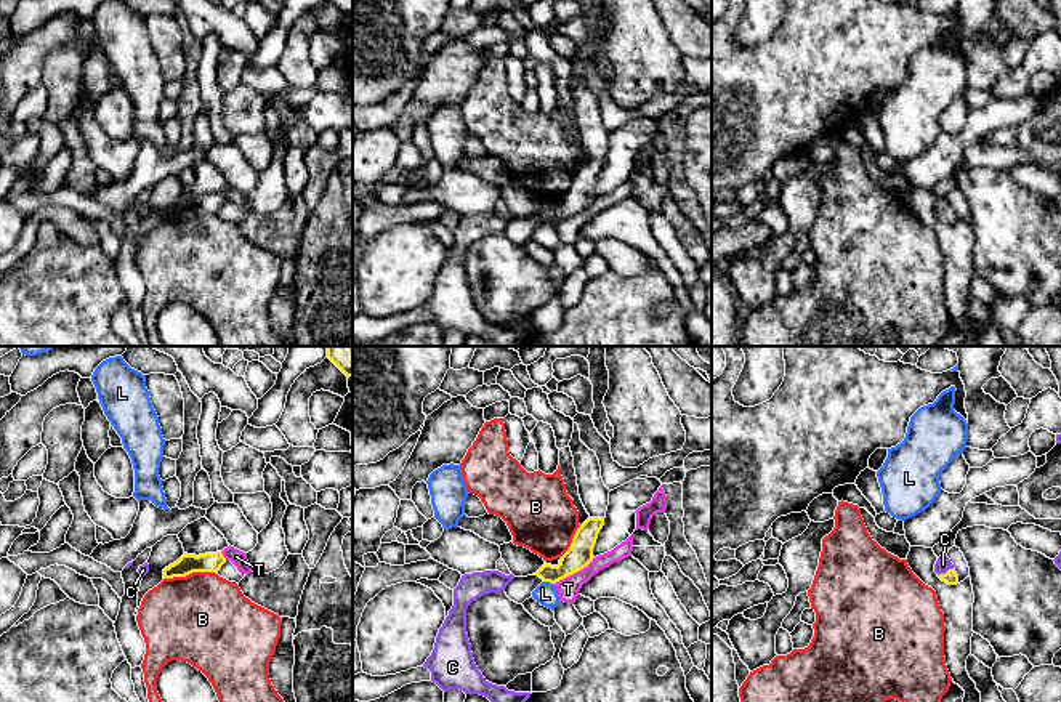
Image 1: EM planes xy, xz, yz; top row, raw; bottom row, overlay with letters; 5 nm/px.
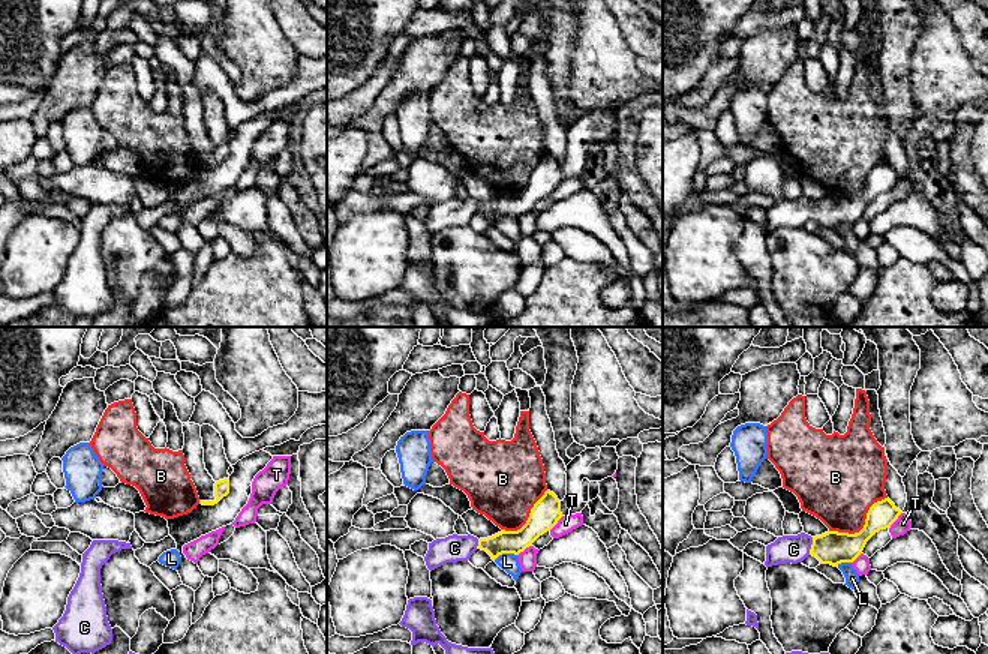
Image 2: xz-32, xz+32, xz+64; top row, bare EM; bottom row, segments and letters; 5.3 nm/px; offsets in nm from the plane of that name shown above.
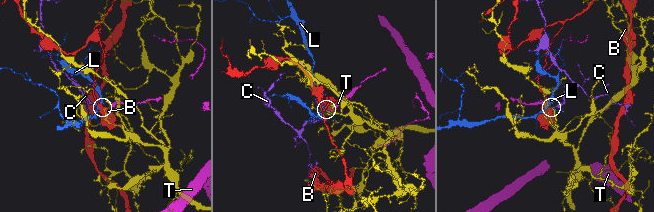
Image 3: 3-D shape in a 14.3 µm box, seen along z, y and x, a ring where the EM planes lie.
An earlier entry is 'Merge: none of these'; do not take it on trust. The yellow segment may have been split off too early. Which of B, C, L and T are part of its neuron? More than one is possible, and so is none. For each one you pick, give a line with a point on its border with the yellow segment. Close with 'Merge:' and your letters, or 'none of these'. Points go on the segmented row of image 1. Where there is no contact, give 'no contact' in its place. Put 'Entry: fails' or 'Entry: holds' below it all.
C: meets yellow in yz at (946, 572)
Merge: C
Entry: fails

